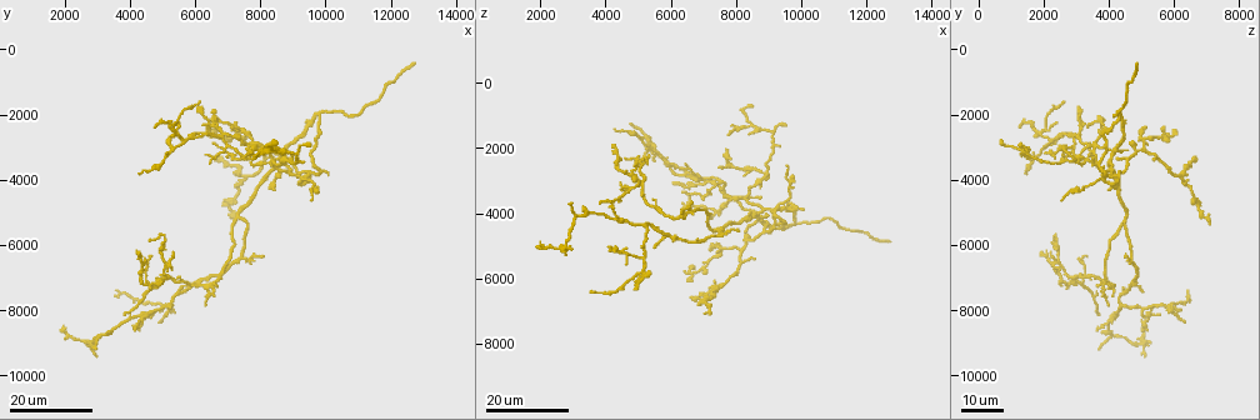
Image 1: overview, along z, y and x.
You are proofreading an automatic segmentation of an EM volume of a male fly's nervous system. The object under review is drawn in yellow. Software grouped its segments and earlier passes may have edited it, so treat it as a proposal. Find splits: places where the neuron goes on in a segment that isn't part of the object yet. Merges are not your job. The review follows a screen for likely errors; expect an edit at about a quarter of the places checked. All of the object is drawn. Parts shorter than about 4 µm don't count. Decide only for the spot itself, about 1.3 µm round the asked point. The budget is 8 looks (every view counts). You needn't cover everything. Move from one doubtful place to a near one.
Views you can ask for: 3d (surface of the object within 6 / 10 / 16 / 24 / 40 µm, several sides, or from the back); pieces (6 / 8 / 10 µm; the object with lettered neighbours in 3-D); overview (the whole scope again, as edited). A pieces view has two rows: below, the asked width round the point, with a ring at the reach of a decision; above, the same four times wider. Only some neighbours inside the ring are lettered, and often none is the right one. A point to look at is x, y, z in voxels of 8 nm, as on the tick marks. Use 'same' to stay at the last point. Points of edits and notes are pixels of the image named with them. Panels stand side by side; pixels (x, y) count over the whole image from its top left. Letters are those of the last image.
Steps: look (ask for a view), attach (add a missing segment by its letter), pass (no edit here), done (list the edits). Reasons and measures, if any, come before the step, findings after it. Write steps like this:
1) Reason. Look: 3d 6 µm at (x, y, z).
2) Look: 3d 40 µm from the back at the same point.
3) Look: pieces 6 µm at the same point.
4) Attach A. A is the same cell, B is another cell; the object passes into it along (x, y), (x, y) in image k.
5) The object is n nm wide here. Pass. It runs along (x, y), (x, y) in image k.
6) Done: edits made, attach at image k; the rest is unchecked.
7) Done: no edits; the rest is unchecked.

An open end. Look: 3d 24 µm at (8900, 3400, 4200).

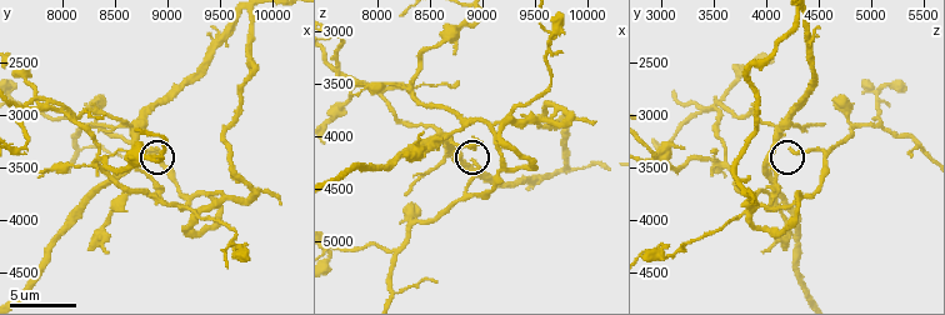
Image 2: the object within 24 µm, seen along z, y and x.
Look: pieces 8 µm at (8920, 3340, 4260).

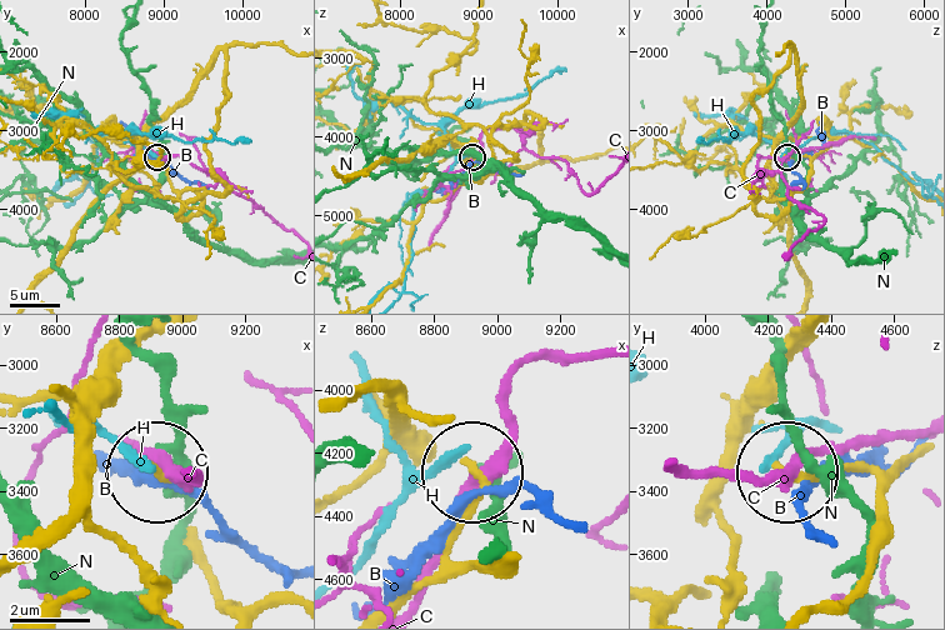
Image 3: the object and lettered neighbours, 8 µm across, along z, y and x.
Pass. B, C, H and N are other cells; none of them fits.

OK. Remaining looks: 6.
Free end. Look: 3d 24 µm at (4700, 2300, 1200).

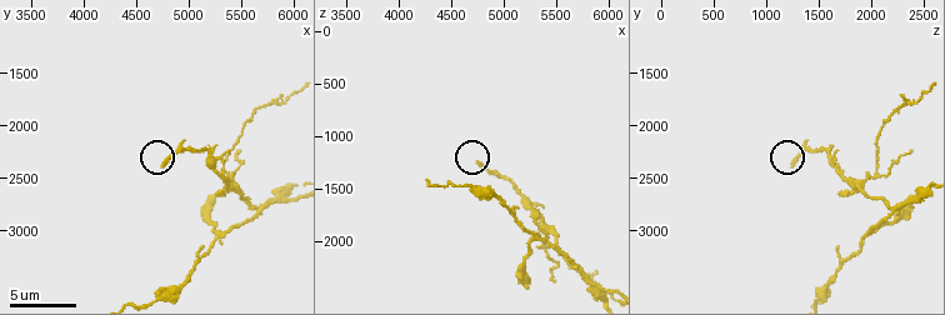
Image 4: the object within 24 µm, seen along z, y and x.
See the neighbours. Look: pieces 6 µm at (4740, 2360, 1240).

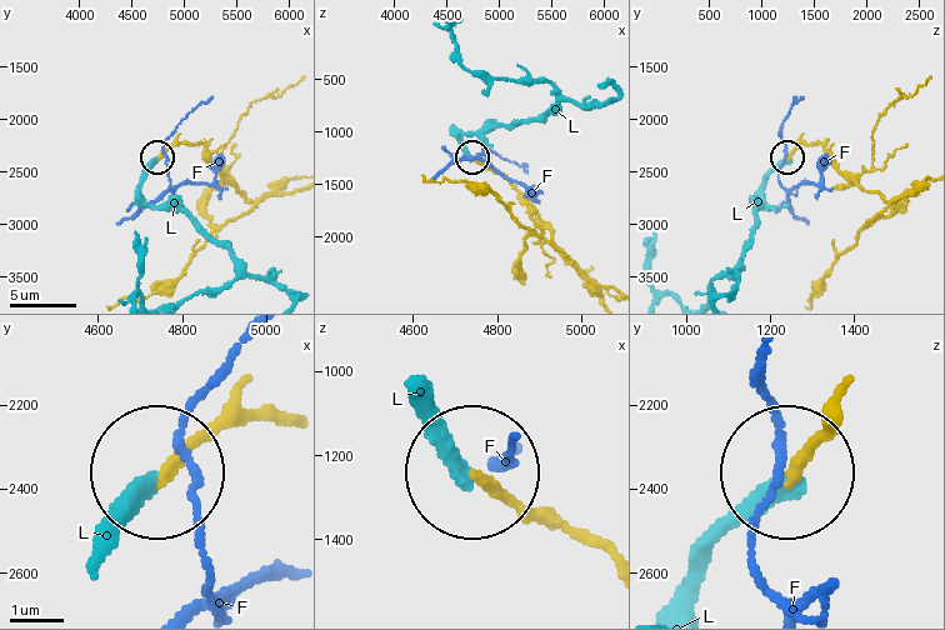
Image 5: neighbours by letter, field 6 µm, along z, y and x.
Pass. F and L are other cells; it runs along (274, 415), (220, 419), (170, 464) in image 5; no lettered segment goes on from it.

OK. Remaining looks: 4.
End of a long branch. Look: 3d 24 µm at (12700, 400, 4900).

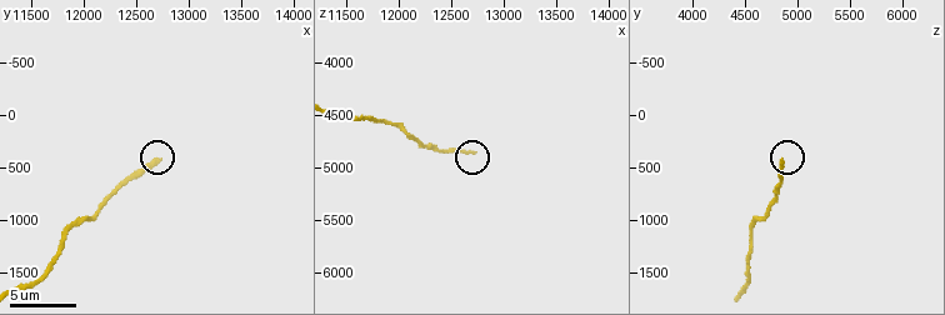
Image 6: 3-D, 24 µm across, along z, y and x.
Look: pieces 8 µm at (12700, 440, 4840).

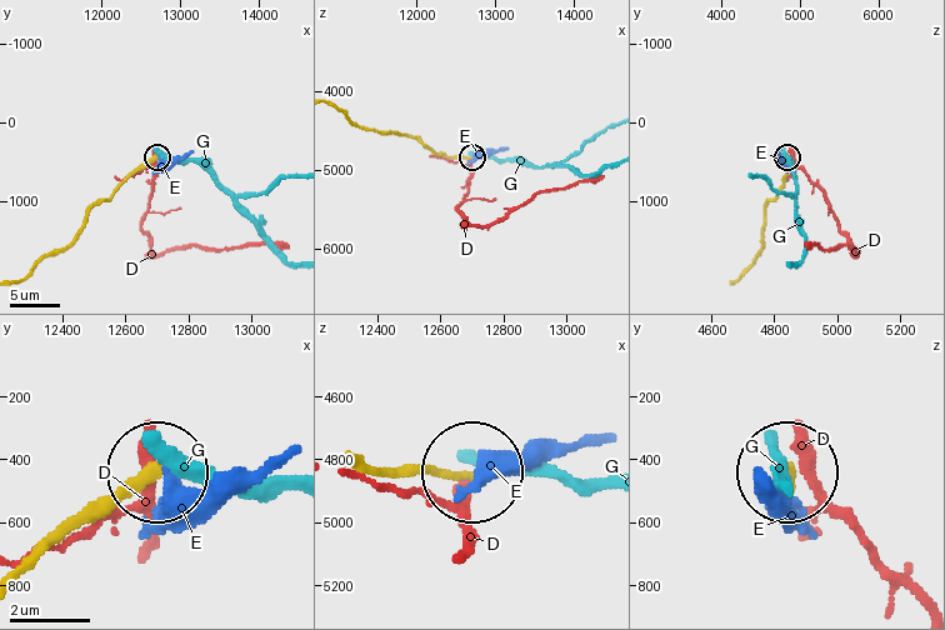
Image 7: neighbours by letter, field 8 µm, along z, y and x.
Pass. D, E and G are other cells; it runs along (370, 464), (468, 474) in image 7; none of them fits.

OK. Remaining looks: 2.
An open end. Look: 3d 24 µm at (3400, 8600, 3800).

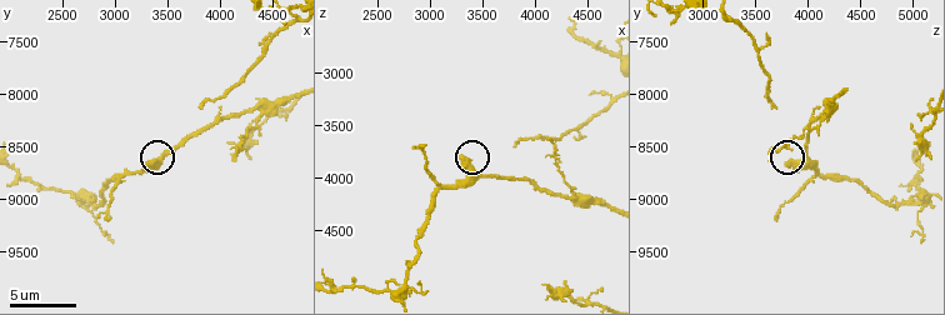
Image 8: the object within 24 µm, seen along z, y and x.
See the neighbours. Look: pieces 6 µm at (3300, 8660, 3820).

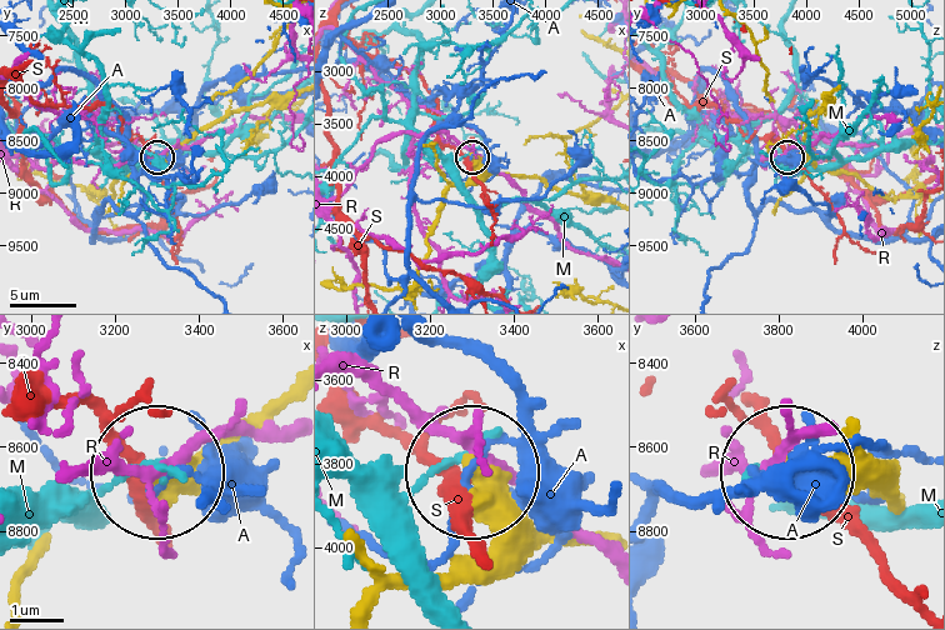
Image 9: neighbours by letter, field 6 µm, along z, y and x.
The object is 400 nm wide here. Pass. A, M, R and S are other cells; no lettered segment goes on from it.

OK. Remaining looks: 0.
Done: no edits; the rest is unchecked.

